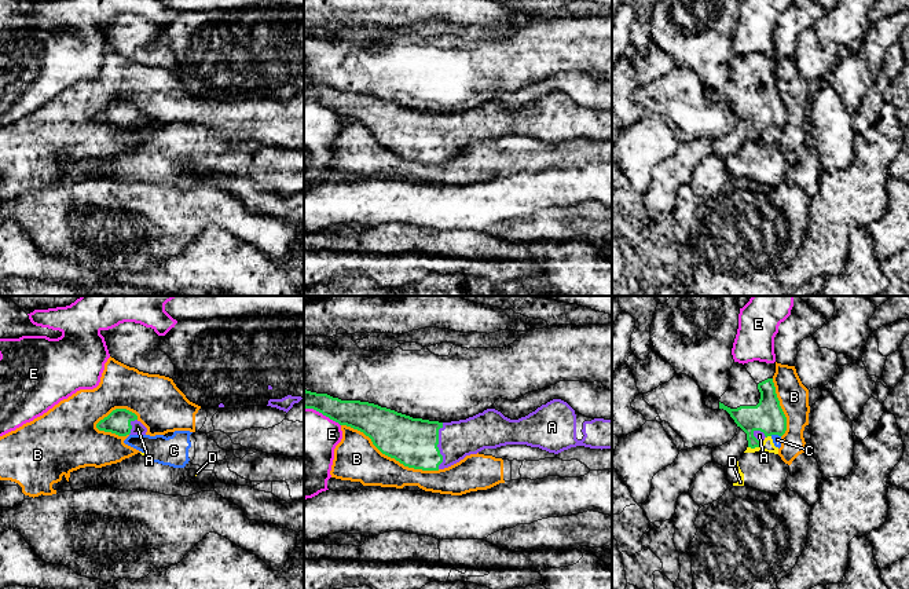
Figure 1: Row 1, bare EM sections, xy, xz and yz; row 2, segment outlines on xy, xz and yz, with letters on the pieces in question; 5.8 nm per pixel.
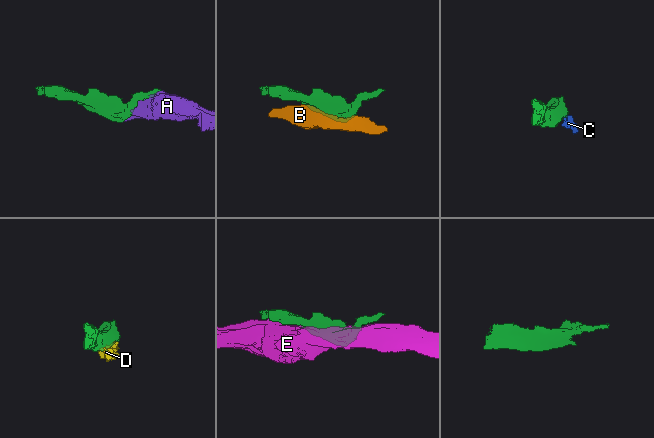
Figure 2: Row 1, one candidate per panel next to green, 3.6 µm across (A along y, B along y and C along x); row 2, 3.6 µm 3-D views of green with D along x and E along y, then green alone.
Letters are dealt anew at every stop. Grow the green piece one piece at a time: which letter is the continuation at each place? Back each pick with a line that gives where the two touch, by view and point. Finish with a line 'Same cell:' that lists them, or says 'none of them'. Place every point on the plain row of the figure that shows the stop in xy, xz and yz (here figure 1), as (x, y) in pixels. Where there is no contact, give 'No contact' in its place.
A: Touches green at xz (436, 138)
Same cell: A

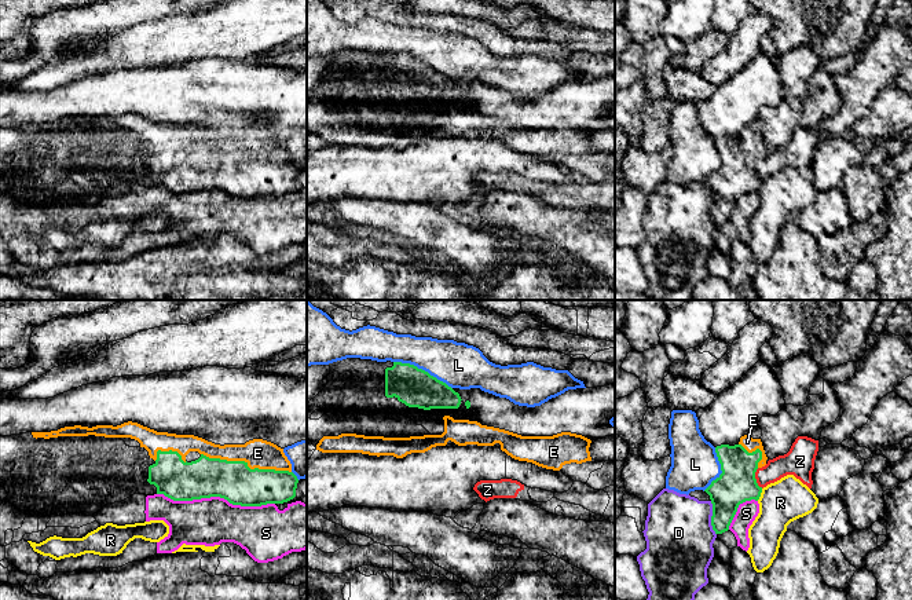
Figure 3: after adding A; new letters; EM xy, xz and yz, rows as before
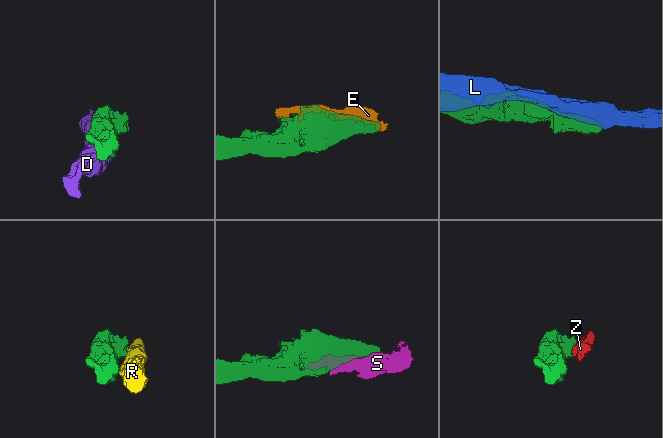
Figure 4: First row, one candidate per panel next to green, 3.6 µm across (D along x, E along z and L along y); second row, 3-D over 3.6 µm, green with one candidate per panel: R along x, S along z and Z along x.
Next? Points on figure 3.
E: Touches green at xy (246, 156)
Same cell: E

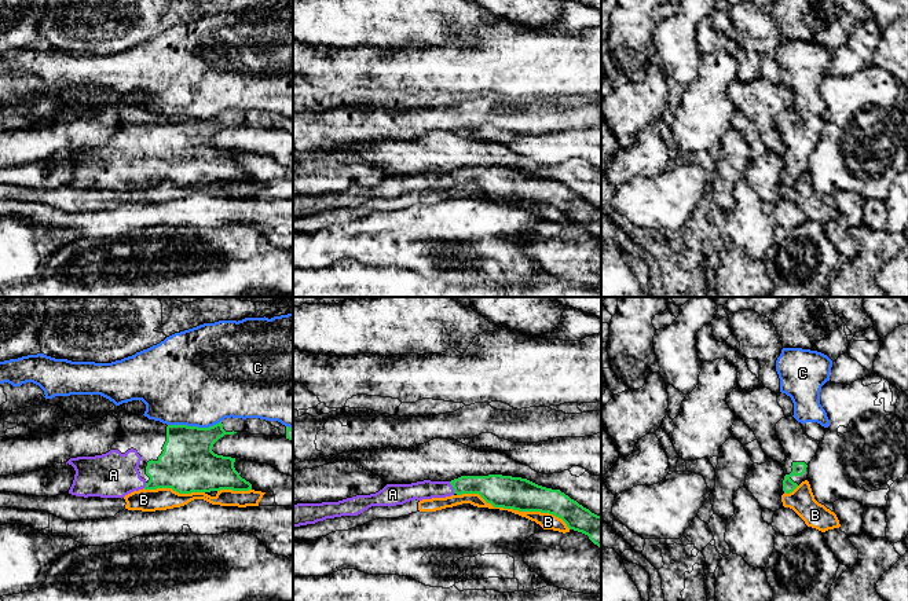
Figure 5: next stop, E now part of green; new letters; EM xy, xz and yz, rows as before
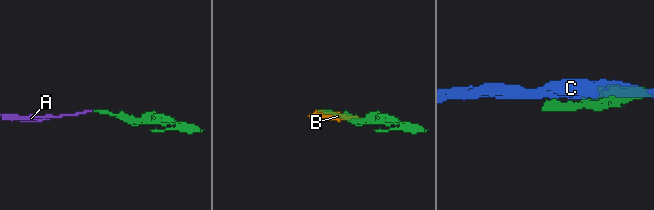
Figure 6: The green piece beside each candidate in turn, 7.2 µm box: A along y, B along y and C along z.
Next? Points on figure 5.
A: Touches green at xz (453, 179)
Same cell: A

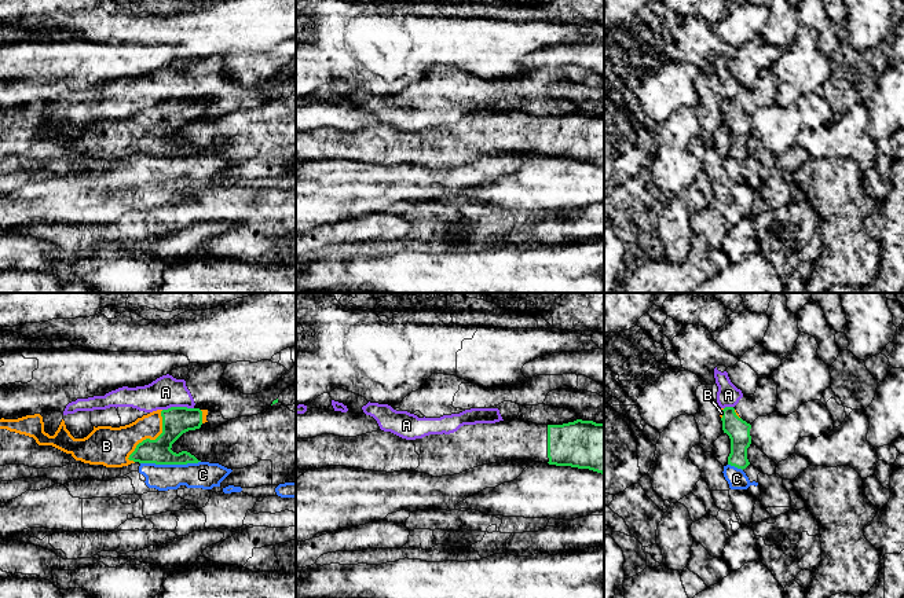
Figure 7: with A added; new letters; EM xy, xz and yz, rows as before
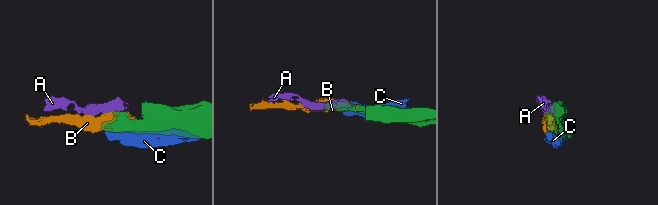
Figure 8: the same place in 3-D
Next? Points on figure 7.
B: Touches green at xy (152, 132)
Same cell: B

